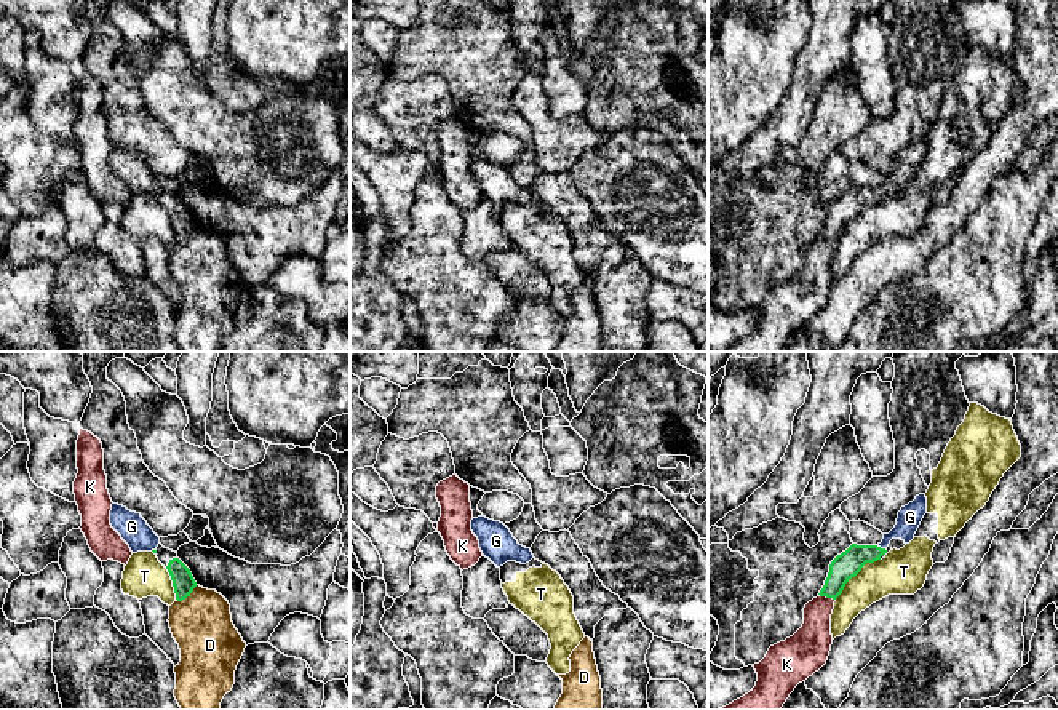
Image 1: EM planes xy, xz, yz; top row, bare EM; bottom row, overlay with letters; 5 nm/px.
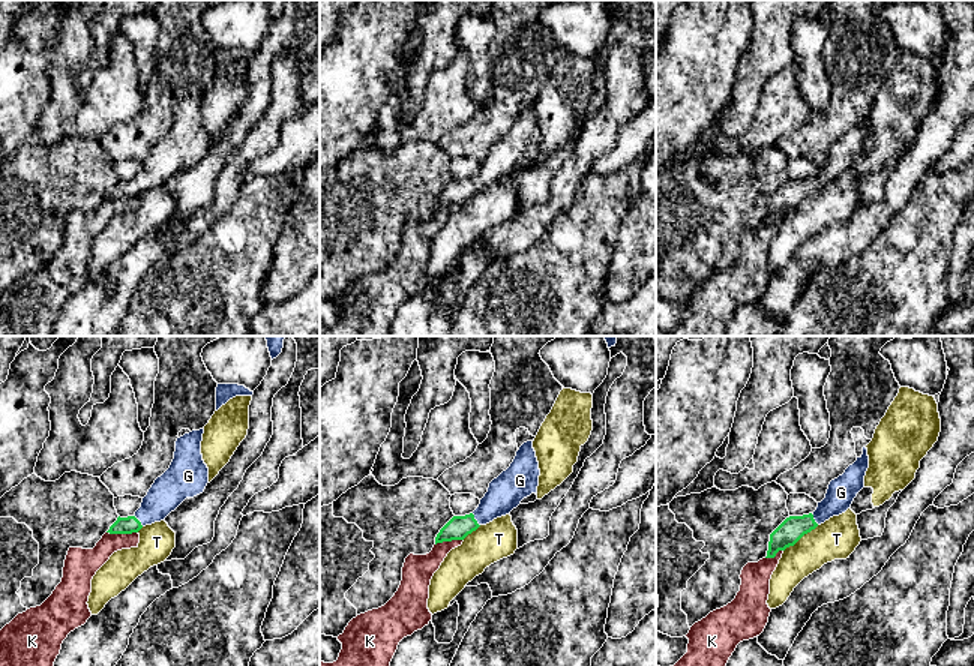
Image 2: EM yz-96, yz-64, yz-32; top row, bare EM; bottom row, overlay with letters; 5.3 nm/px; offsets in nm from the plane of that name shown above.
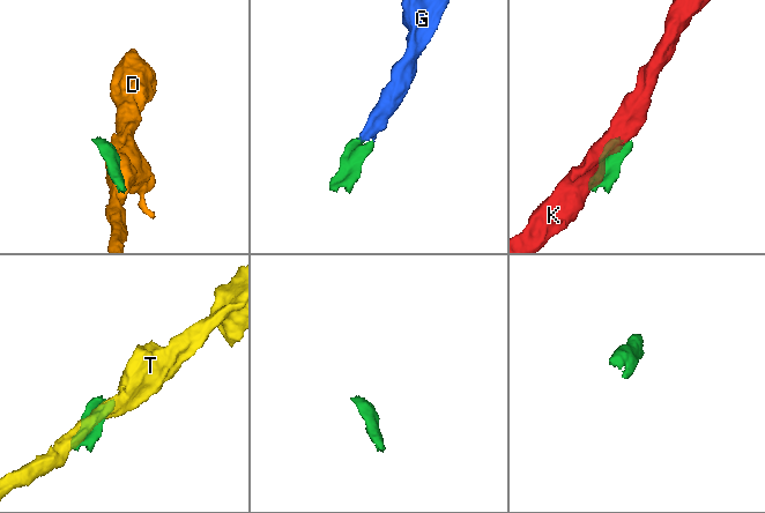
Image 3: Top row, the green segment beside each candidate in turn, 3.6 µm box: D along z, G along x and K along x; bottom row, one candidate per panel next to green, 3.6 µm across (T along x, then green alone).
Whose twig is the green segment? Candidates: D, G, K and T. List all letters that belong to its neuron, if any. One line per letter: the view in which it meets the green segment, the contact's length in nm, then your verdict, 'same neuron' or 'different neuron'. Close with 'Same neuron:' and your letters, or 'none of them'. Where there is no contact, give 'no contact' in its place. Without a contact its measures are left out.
D: xy | 130 nm | different neuron
G: yz | 50 nm | same neuron
K: yz | 90 nm | different neuron
T: yz | 300 nm | different neuron
Same neuron: G

